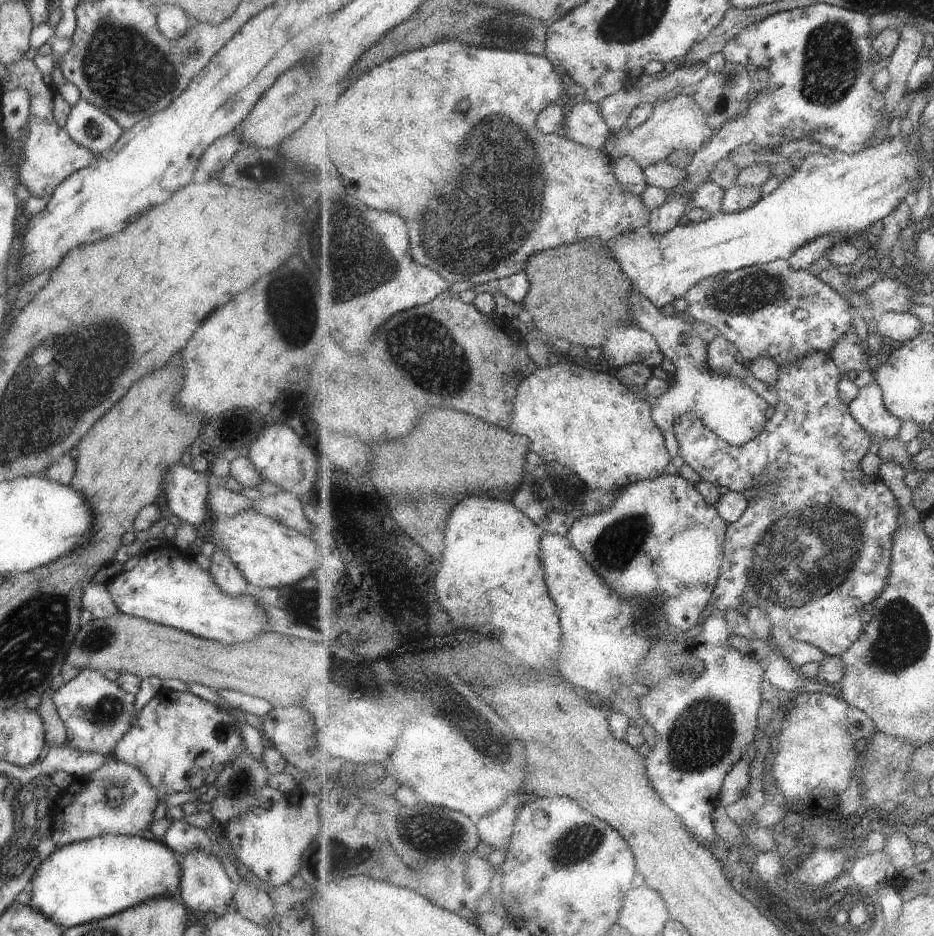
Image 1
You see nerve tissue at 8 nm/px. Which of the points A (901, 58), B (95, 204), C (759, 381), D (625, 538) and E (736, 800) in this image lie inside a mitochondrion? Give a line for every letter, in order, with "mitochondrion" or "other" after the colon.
A: other
B: other
C: other
D: mitochondrion
E: other

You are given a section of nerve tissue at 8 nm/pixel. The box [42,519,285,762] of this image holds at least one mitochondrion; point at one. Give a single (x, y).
(105, 714)

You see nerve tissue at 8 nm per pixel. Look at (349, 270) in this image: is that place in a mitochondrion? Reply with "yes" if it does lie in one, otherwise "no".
yes

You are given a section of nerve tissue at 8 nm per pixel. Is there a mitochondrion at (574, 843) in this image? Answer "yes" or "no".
yes

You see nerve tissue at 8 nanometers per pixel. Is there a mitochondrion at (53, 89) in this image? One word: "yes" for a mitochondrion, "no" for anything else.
no

